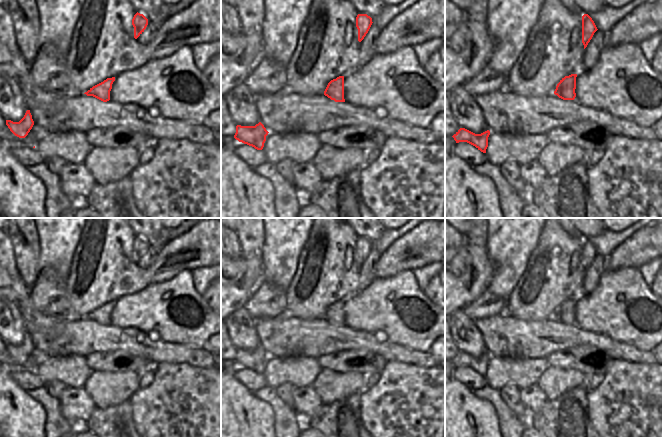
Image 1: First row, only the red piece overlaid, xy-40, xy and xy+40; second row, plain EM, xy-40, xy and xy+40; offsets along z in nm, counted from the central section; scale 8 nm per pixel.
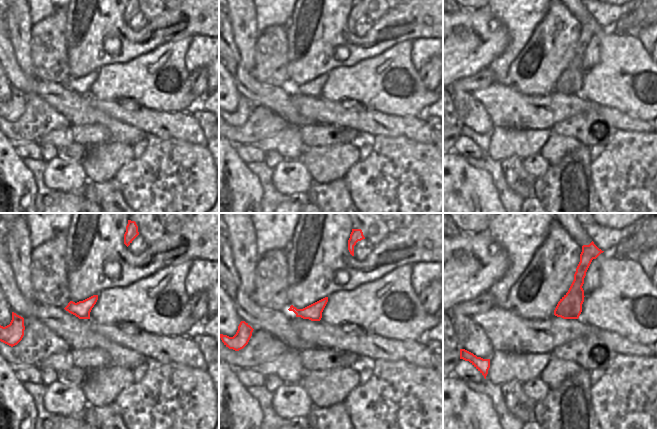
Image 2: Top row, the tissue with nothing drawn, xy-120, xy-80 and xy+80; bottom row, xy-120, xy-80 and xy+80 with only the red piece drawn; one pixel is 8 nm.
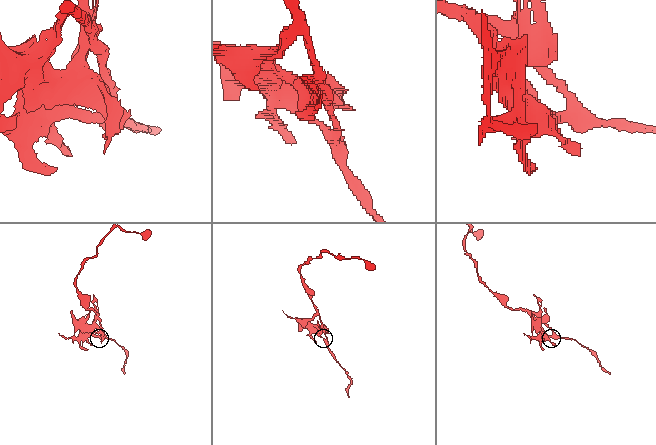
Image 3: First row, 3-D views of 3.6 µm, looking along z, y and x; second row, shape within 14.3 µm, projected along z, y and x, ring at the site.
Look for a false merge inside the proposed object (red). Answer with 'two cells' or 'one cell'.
two cells

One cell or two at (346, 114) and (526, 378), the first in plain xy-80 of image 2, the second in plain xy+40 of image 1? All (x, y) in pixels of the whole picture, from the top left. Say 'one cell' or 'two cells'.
two cells

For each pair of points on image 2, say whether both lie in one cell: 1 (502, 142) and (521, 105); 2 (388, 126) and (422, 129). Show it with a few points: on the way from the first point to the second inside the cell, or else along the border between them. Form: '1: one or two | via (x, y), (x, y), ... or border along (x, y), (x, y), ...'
1: two | border along (494, 126), (533, 129)
2: one | via (396, 126), (414, 128)

